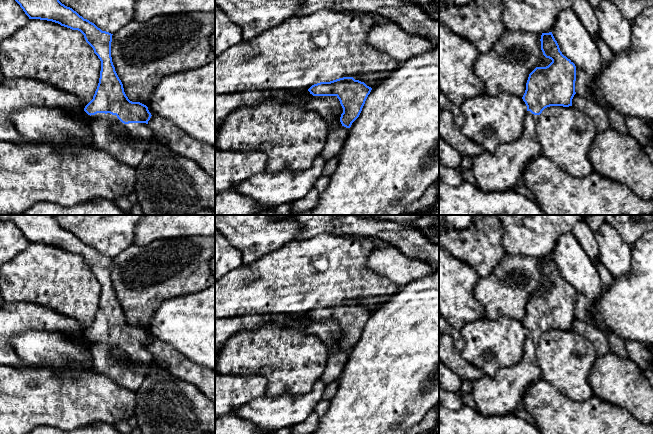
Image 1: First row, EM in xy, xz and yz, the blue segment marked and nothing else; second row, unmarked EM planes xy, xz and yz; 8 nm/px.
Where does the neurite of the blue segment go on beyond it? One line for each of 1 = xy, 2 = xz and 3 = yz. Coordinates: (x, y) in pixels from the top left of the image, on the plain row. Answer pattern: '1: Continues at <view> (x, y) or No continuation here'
1: Continues at xy (122, 370)
2: No continuation here
3: Continues at yz (499, 395)

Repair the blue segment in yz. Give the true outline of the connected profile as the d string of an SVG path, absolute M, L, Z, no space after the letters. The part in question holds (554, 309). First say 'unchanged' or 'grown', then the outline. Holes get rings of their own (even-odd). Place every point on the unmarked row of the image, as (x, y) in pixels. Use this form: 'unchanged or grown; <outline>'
grown; M552 256L542 257L540 265L543 279L552 286L546 291L536 291L529 298L526 314L522 321L527 330L527 336L521 360L511 367L500 368L493 377L484 375L474 382L472 395L476 404L476 412L482 416L503 416L513 413L517 405L522 402L529 386L542 378L536 355L542 335L550 330L572 330L572 323L576 318L576 290L562 278Z

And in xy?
grown; M0 215L0 221L13 222L29 243L52 245L72 254L78 254L84 259L86 266L93 272L94 277L101 285L97 313L93 323L84 332L84 335L91 342L93 367L97 373L106 375L129 391L136 392L146 377L144 373L136 370L148 368L153 361L152 354L148 350L148 345L152 339L146 329L130 325L124 316L123 308L115 295L111 281L113 258L102 255L72 232L62 228L51 215ZM115 348L119 348L124 353L124 356L116 357L113 353Z

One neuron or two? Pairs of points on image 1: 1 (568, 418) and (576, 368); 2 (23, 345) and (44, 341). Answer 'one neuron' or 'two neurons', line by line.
1: two neurons
2: one neuron

